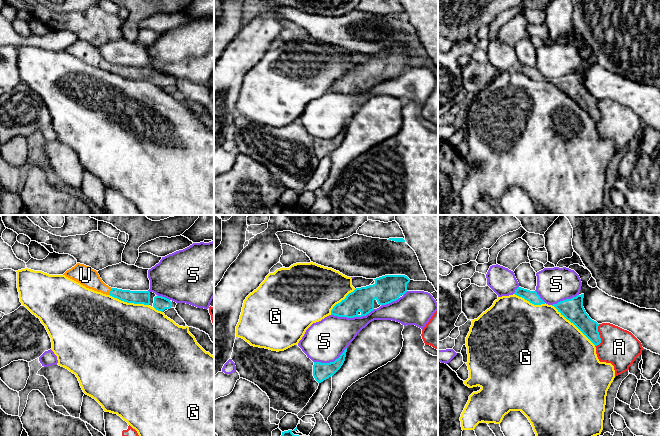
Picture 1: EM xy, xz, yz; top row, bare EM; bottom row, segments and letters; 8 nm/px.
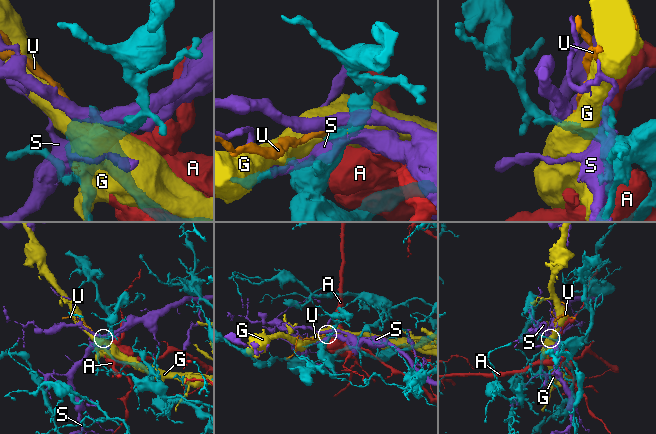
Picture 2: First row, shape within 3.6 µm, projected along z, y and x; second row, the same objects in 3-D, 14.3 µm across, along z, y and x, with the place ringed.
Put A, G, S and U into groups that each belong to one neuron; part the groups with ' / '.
A / G / S / U

